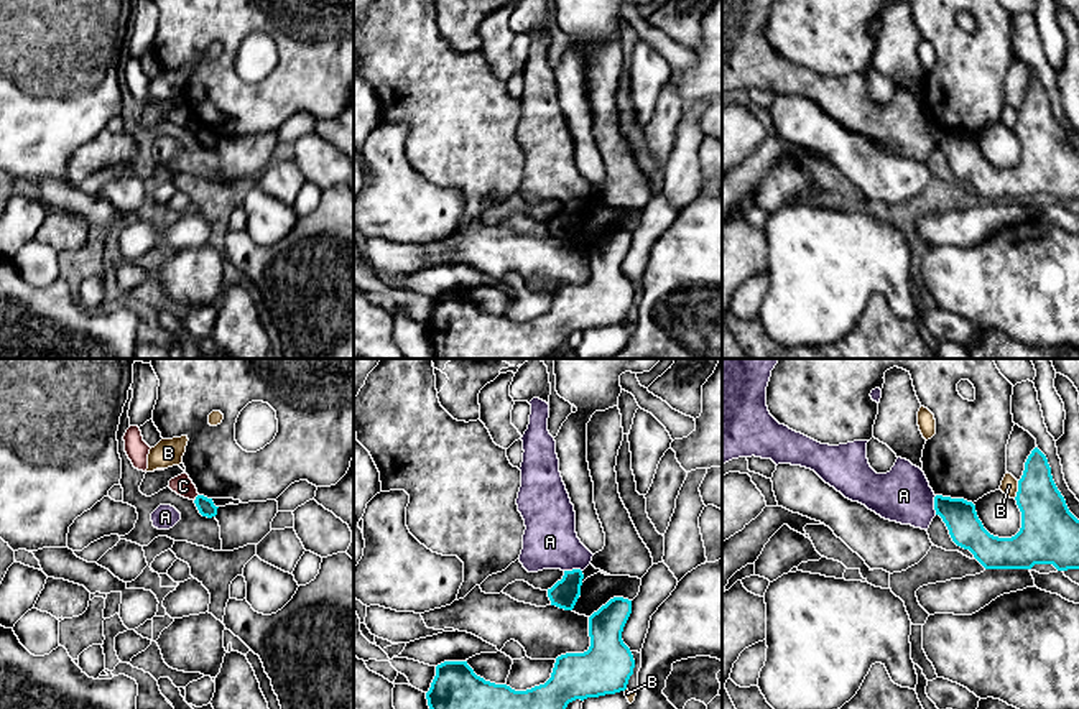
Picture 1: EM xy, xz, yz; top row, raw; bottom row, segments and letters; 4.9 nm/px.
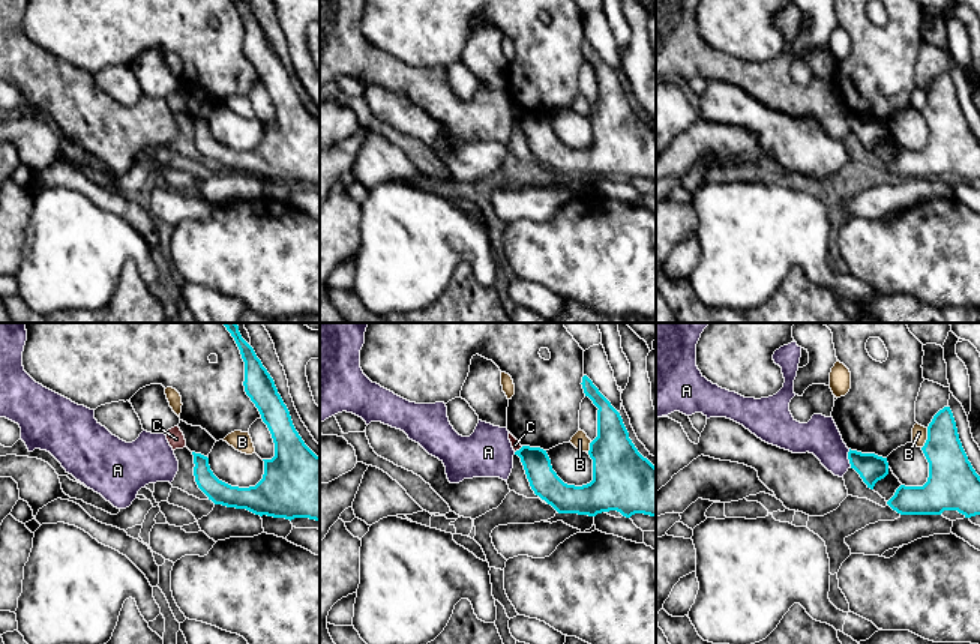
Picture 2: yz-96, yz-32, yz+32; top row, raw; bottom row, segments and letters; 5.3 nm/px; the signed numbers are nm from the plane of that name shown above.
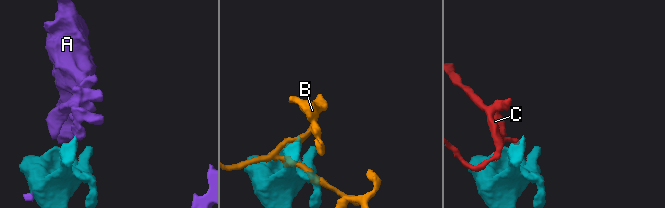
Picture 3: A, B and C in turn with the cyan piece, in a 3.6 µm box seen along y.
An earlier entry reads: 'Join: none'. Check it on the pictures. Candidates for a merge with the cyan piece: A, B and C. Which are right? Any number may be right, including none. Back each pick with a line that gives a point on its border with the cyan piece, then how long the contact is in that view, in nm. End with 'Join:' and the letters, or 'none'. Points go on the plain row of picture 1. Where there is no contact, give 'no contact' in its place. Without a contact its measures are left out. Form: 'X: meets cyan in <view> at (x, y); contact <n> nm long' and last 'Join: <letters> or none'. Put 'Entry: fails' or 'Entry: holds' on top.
Entry: holds
Join: none

